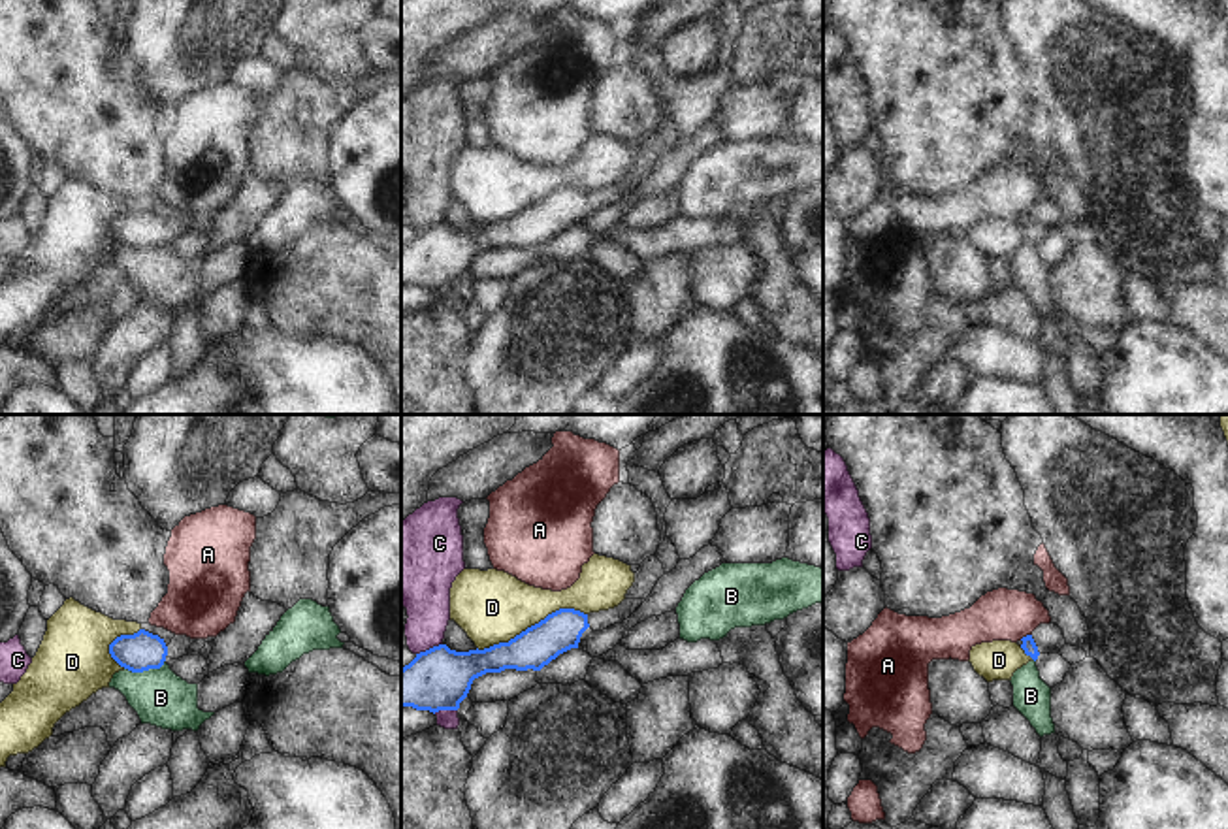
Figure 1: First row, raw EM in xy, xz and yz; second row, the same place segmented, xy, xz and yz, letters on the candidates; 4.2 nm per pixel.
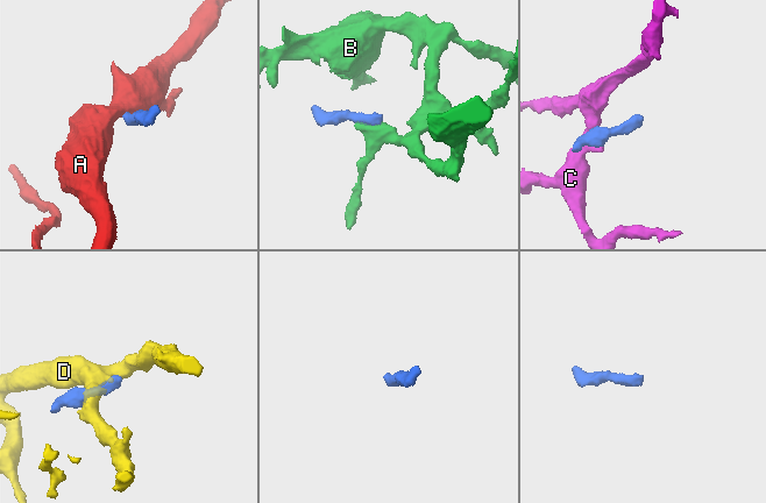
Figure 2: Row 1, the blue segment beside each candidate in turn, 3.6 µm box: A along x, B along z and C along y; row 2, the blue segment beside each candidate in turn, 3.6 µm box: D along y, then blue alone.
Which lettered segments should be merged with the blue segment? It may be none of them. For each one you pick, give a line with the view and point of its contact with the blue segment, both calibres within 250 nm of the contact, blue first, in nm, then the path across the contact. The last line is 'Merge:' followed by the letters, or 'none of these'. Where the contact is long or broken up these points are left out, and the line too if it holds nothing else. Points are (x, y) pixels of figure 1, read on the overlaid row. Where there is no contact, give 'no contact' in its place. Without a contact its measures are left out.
Merge: none of these

